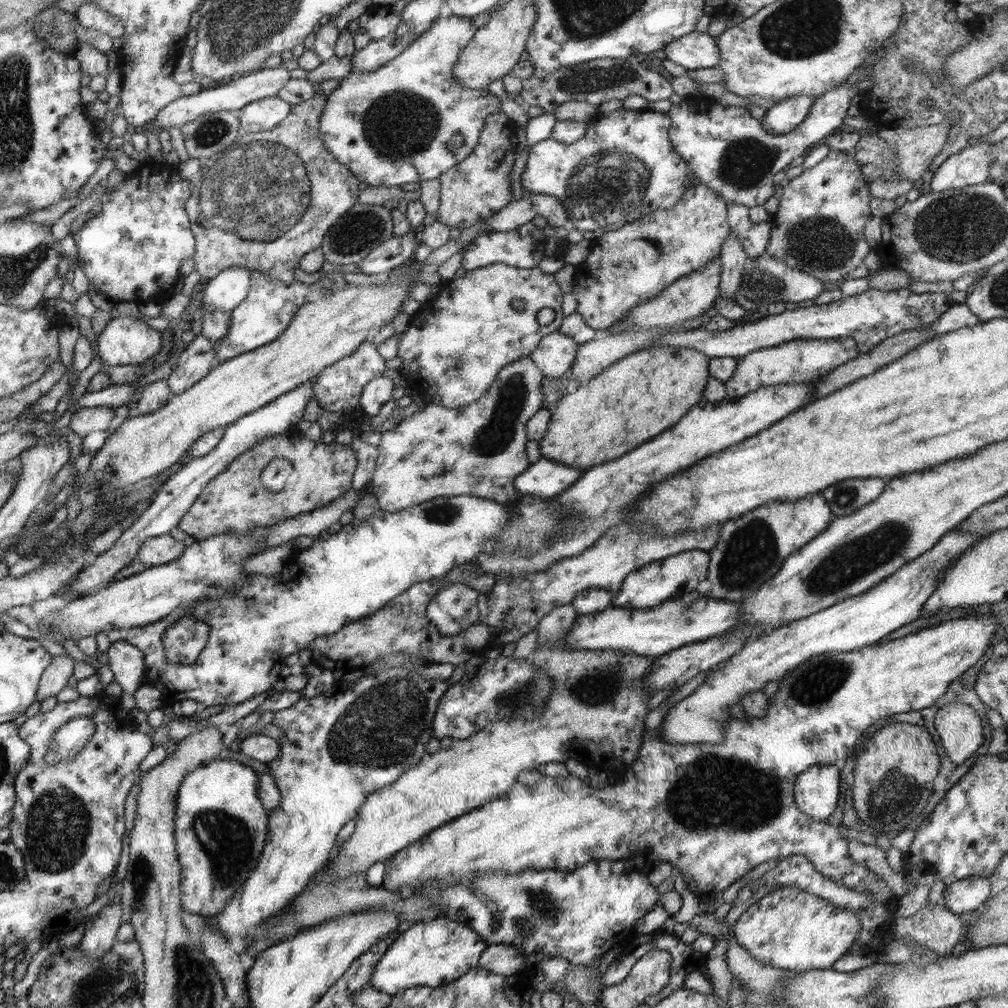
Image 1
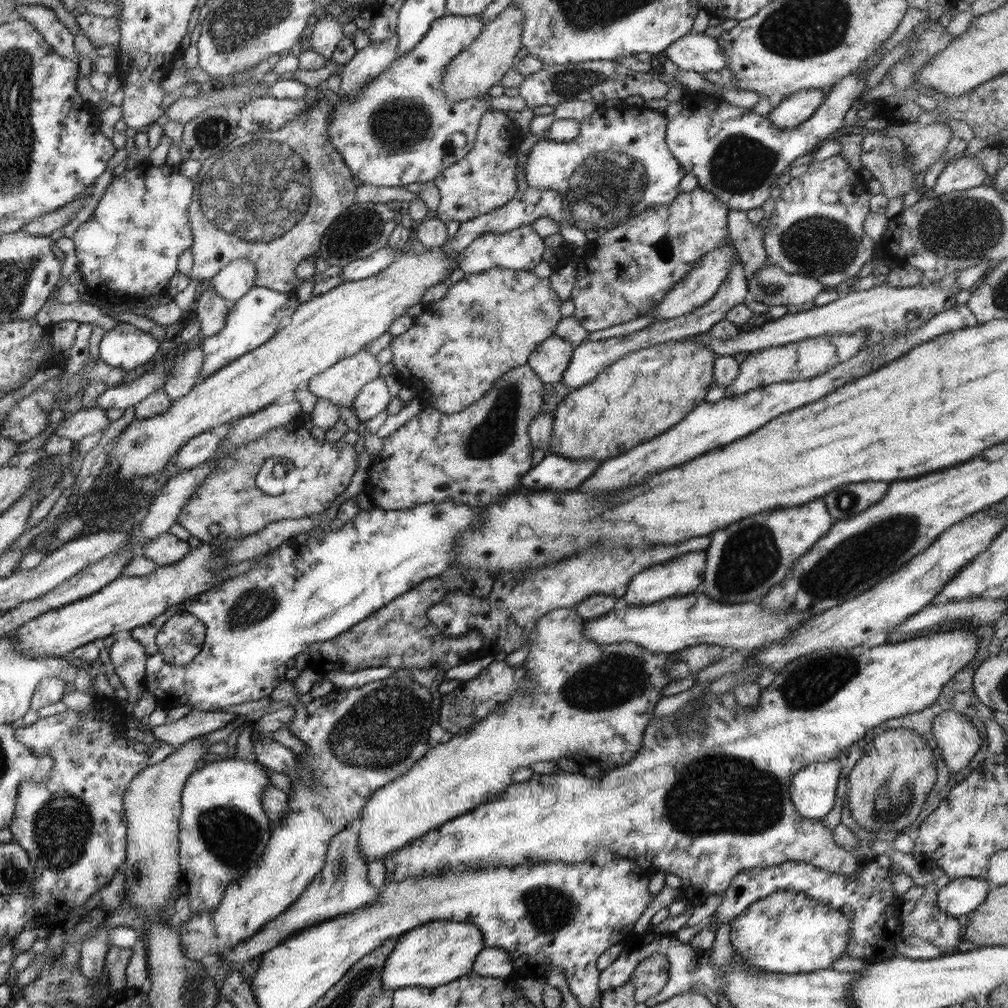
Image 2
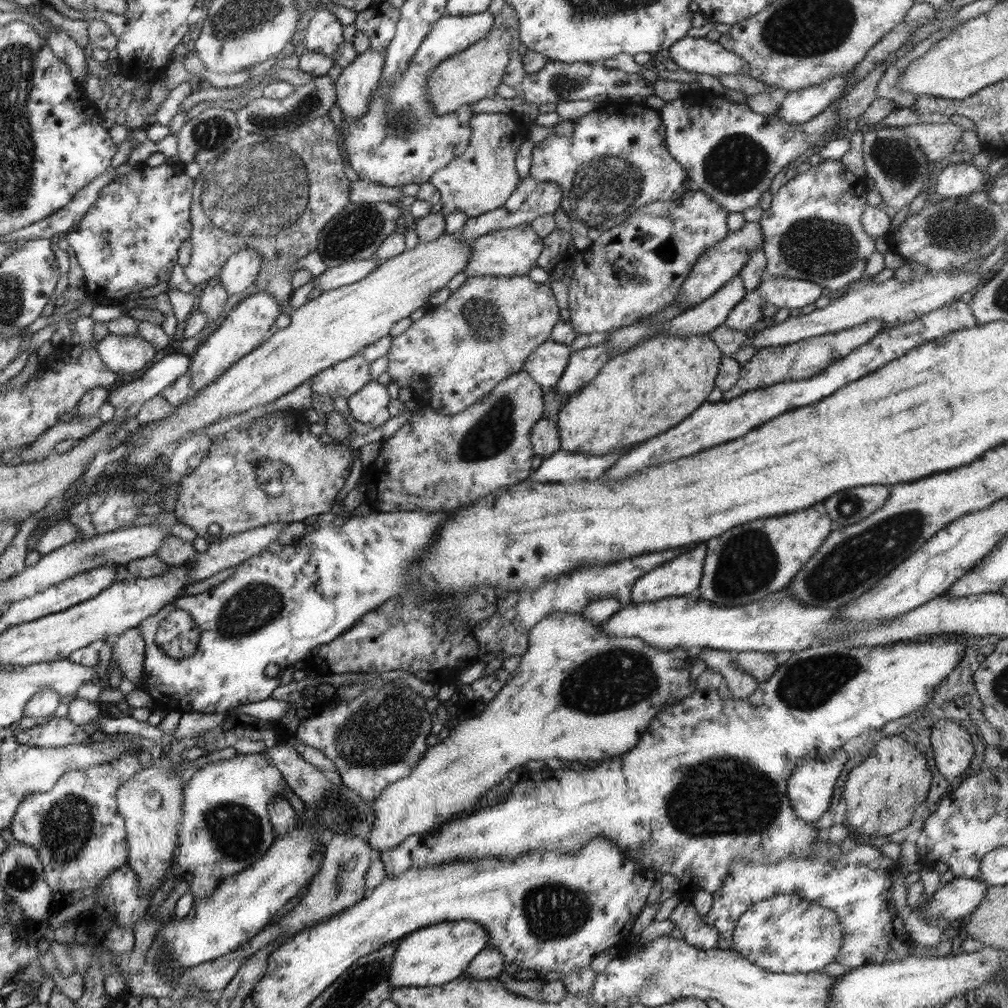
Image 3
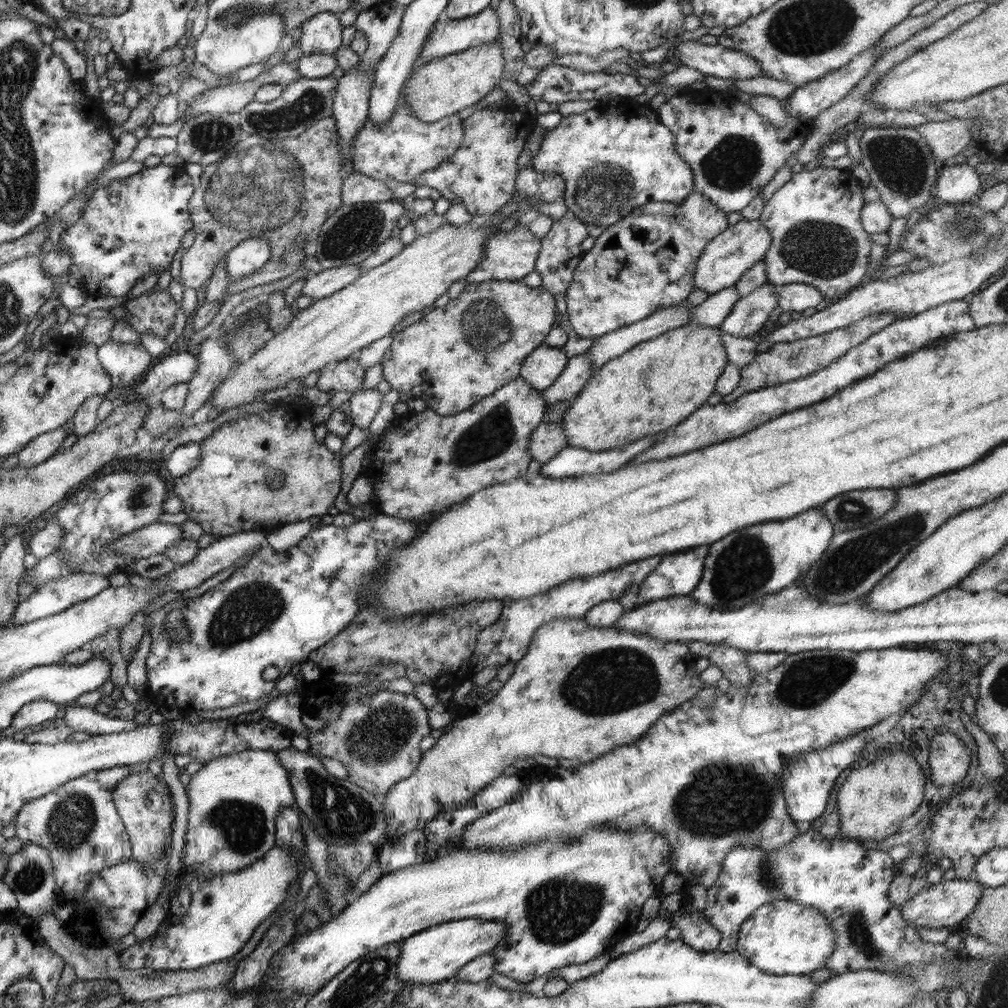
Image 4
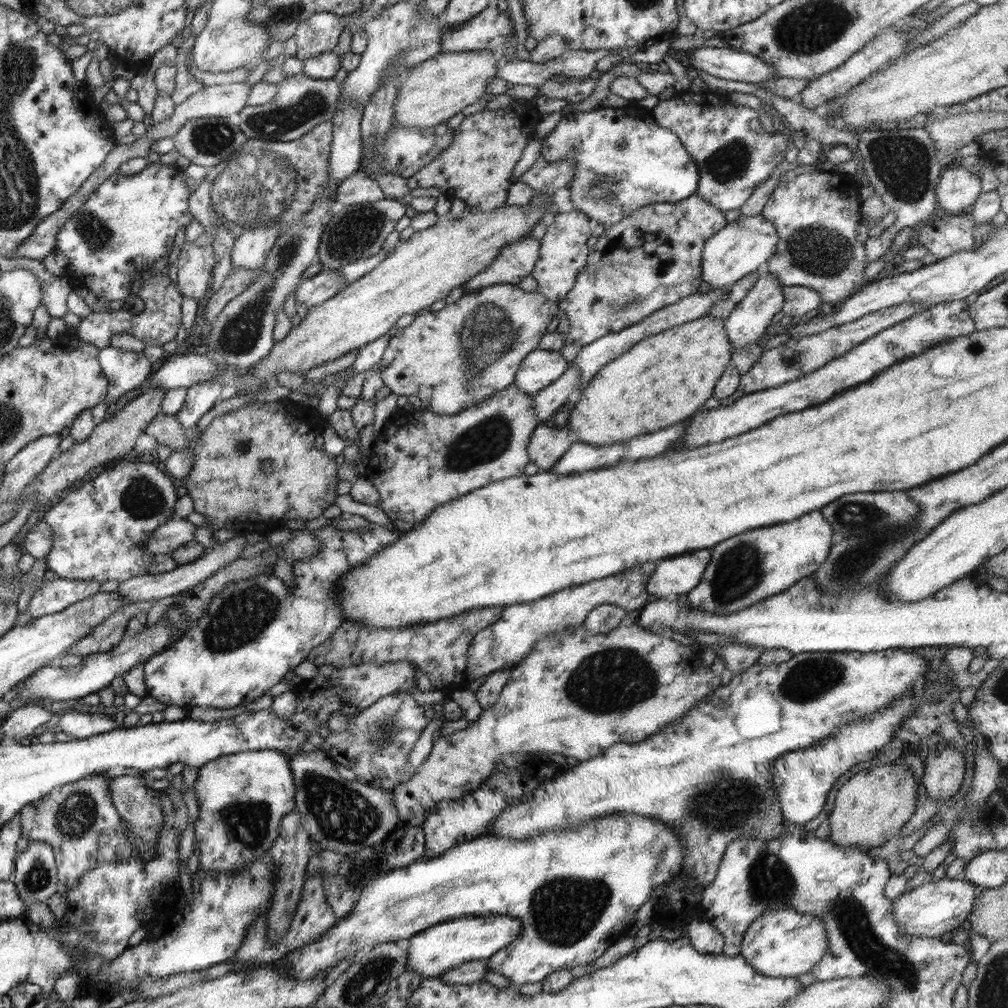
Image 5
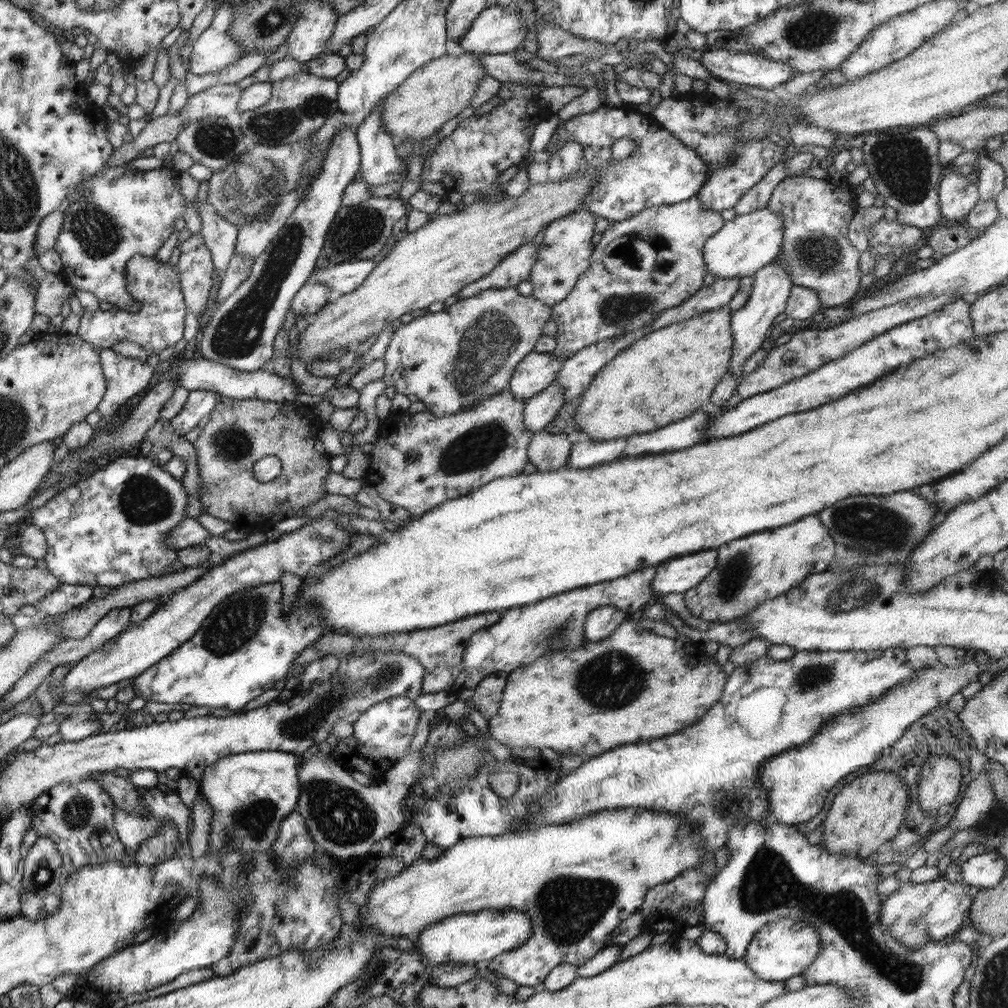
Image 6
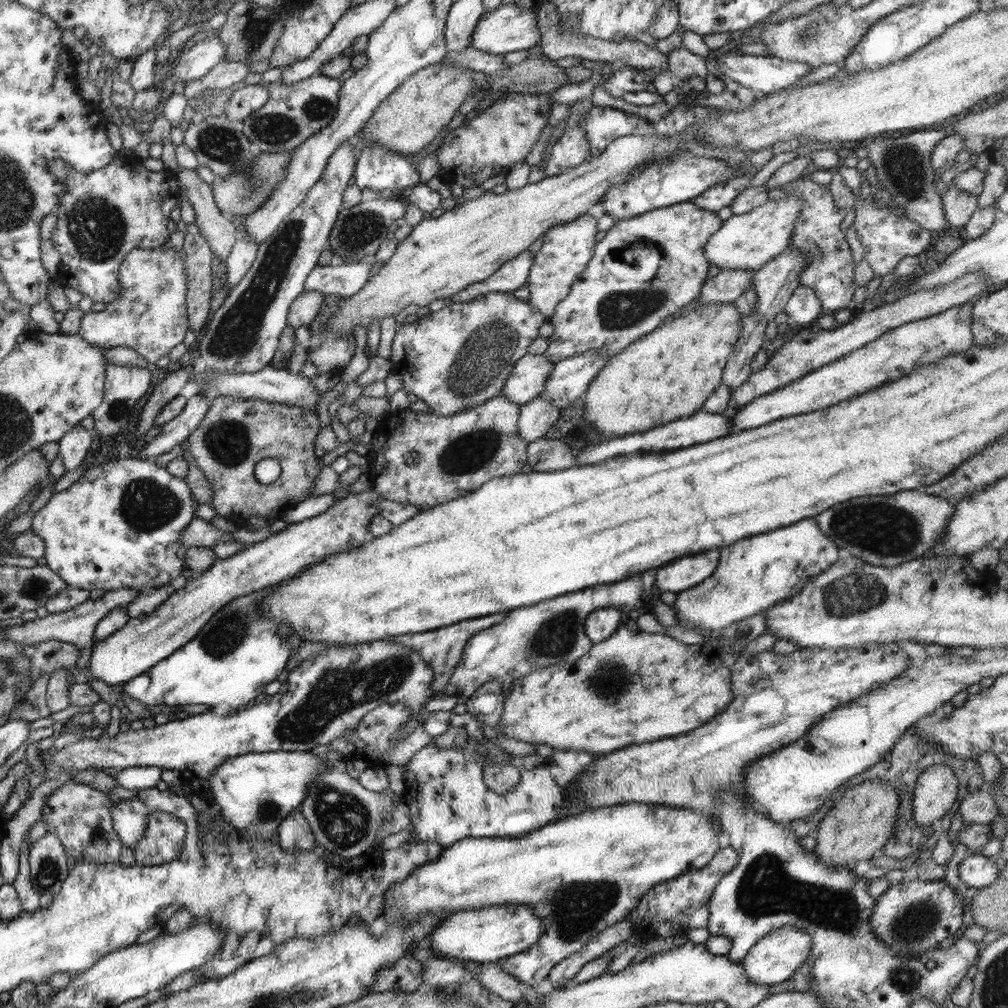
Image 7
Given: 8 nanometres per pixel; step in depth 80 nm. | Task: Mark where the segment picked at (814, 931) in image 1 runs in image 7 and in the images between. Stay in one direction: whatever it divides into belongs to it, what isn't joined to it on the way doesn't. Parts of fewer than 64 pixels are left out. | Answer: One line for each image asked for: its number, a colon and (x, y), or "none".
2: (786, 932)
3: (784, 934)
4: (784, 936)
5: (785, 943)
6: (782, 948)
7: (779, 954)

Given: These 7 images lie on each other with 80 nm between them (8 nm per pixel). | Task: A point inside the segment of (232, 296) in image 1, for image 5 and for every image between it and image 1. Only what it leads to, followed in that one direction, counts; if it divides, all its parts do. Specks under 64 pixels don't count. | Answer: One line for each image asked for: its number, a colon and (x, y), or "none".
2: (235, 280)
3: (241, 271)
4: (246, 258)
5: (251, 249)

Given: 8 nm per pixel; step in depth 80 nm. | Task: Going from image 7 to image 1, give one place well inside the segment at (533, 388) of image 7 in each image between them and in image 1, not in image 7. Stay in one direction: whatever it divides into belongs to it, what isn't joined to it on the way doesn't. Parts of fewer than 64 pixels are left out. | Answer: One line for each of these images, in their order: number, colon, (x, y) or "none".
1: (555, 354)
2: (549, 361)
3: (546, 362)
4: (541, 368)
5: (540, 368)
6: (536, 371)

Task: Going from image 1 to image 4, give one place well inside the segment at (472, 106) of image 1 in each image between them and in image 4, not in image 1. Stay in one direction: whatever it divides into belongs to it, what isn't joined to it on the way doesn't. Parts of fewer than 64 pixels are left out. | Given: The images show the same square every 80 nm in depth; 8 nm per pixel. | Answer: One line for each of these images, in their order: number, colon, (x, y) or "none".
2: (401, 129)
3: (399, 141)
4: (403, 148)

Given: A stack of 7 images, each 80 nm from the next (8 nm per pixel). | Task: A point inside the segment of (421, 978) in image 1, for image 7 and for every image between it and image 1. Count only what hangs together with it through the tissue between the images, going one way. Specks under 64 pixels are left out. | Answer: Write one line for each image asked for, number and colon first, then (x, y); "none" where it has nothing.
2: (438, 952)
3: (434, 955)
4: (436, 954)
5: (446, 945)
6: (478, 937)
7: (487, 934)

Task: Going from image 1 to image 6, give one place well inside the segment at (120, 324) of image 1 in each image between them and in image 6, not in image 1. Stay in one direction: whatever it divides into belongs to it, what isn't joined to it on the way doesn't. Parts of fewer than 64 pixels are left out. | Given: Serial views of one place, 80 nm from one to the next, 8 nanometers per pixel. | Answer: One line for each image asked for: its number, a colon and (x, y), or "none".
2: (125, 346)
3: (123, 354)
4: (125, 361)
5: (125, 369)
6: (126, 376)

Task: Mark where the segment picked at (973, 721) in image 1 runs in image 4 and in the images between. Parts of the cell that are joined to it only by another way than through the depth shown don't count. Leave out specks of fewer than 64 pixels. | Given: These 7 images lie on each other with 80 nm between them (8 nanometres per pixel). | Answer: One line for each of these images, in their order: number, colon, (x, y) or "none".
2: (957, 737)
3: (953, 748)
4: (950, 759)

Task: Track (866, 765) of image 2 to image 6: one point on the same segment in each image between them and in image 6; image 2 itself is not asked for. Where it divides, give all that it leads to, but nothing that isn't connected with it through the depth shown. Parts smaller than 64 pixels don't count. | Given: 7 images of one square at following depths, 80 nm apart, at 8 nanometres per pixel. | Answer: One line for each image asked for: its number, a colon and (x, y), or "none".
3: (881, 794)
4: (875, 800)
5: (871, 808)
6: (868, 812)

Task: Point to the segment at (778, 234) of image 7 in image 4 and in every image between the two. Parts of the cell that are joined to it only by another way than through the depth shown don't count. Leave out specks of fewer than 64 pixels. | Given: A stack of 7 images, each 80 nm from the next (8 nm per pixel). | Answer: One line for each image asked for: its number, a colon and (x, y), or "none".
4: (722, 263)
5: (743, 246)
6: (746, 243)

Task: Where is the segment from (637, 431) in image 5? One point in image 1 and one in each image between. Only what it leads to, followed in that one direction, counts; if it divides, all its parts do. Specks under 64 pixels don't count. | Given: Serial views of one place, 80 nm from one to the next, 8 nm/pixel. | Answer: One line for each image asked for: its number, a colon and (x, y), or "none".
1: (647, 392)
2: (641, 395)
3: (643, 391)
4: (655, 385)

